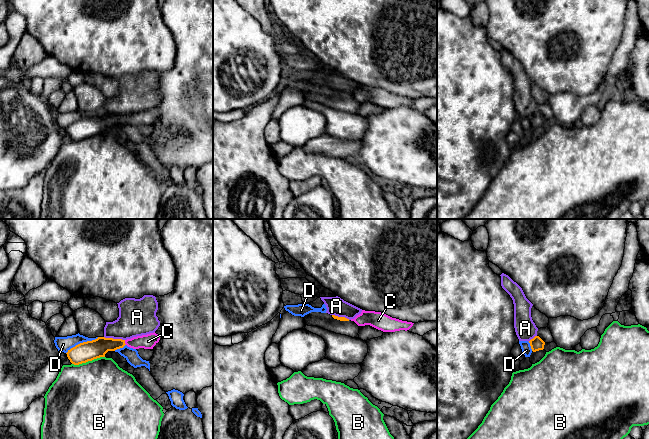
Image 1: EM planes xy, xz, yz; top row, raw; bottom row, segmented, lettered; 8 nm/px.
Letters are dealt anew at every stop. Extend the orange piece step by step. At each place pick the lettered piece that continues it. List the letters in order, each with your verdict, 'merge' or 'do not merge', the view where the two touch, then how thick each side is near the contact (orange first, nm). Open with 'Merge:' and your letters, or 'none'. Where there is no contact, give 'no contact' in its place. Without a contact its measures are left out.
Merge: C
A: do not merge; meets orange in xy; 160 nm thick on the orange side, 280 nm on the other
B: do not merge; meets orange in xy; 160 nm thick on the orange side, 480 nm on the other
C: merge; meets orange in xy; 150 nm thick on the orange side, 120 nm on the other
D: do not merge; meets orange in xy; 160 nm thick on the orange side, 120 nm on the other

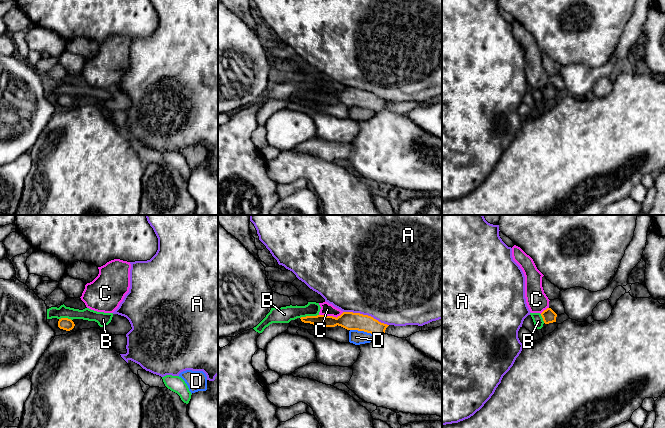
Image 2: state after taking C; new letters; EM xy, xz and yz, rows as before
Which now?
Merge: none
A: do not merge; meets orange in xz; 140 nm thick on the orange side, 500 nm on the other
B: do not merge; meets orange in xz; 100 nm thick on the orange side, 130 nm on the other
C: do not merge; meets orange in xz; 140 nm thick on the orange side, 100 nm on the other
D: do not merge; meets orange in xz; 140 nm thick on the orange side, 120 nm on the other

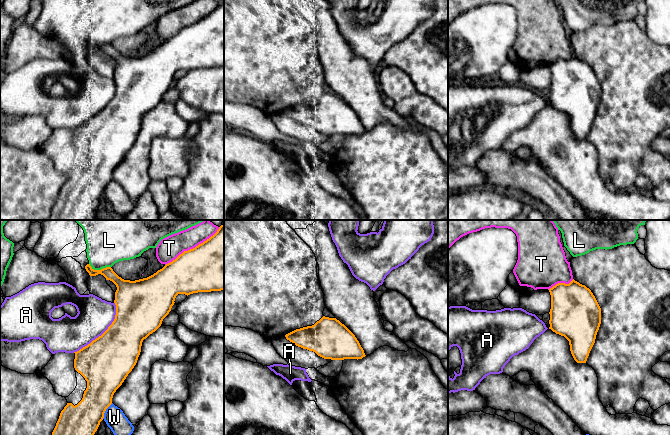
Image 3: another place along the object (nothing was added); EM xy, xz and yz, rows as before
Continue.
Merge: none
A: do not merge; meets orange in xy; 400 nm thick on the orange side, 280 nm on the other
L: do not merge; meets orange in xy; 130 nm thick on the orange side, 320 nm on the other
T: do not merge; meets orange in xy; 440 nm thick on the orange side, 190 nm on the other
W: do not merge; meets orange in xy; 300 nm thick on the orange side, 170 nm on the other

